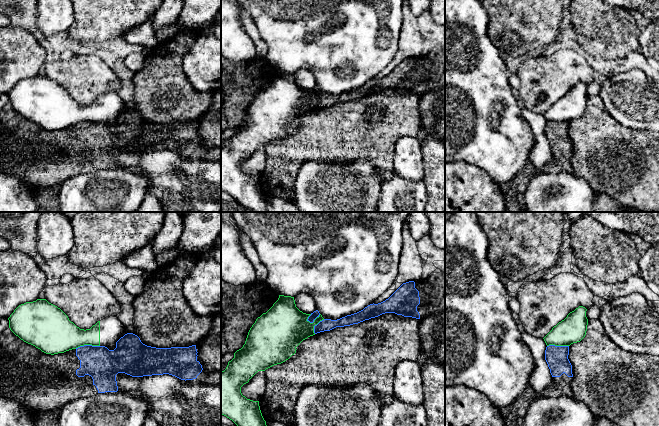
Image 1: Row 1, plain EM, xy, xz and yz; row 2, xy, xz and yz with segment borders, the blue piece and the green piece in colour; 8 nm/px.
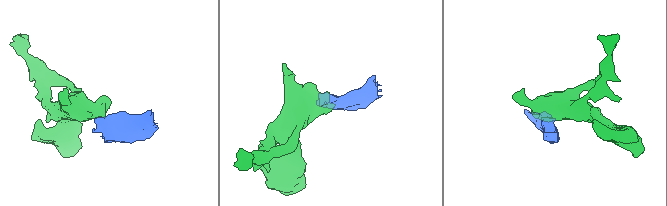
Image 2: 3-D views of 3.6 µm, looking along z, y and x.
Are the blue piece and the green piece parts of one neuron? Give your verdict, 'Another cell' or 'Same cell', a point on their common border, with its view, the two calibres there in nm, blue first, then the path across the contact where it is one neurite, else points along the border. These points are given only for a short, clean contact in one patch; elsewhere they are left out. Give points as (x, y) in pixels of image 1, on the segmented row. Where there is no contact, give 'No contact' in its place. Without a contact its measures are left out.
Another cell. Touches blue at xy (87, 345). Thickness 260 nm (blue) against 300 nm. Boundary: xy (99, 345), (80, 345), (75, 348)

